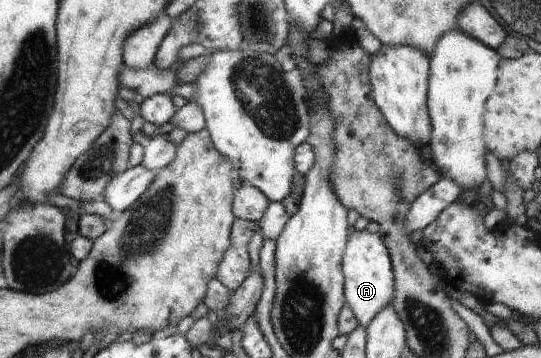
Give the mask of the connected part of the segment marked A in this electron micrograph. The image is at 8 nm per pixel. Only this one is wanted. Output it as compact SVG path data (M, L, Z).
M354 231L350 235L341 260L341 273L345 275L345 297L348 308L364 328L373 321L396 295L396 275L386 242L379 233Z

